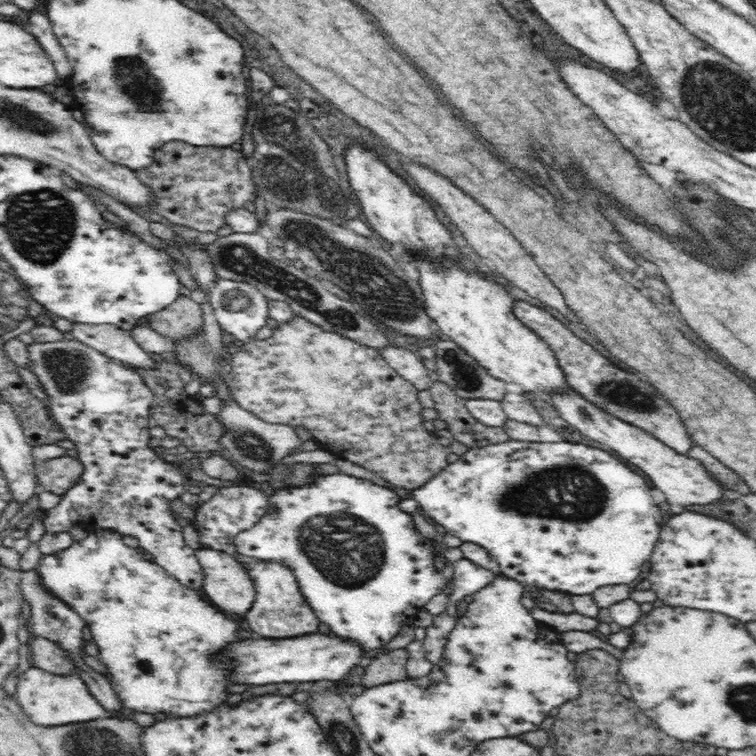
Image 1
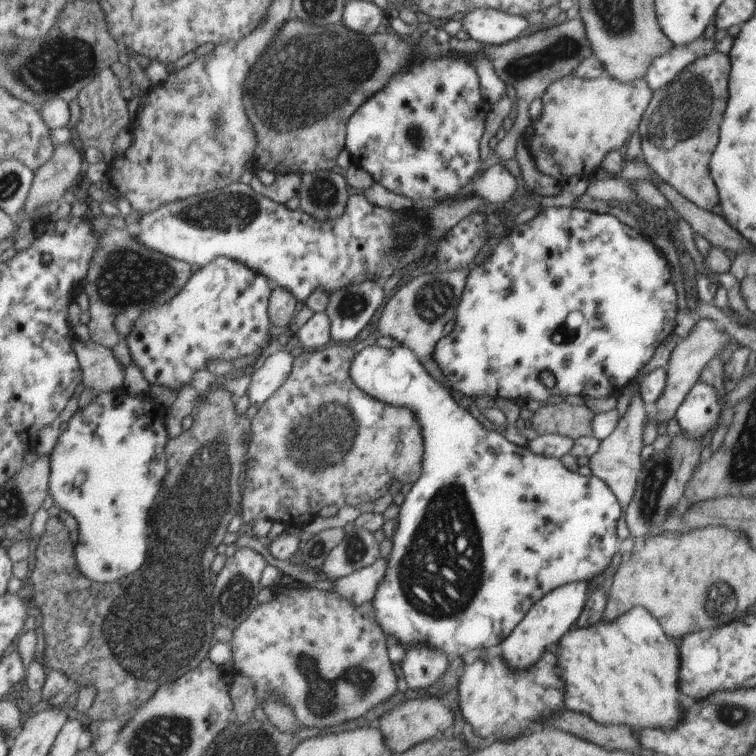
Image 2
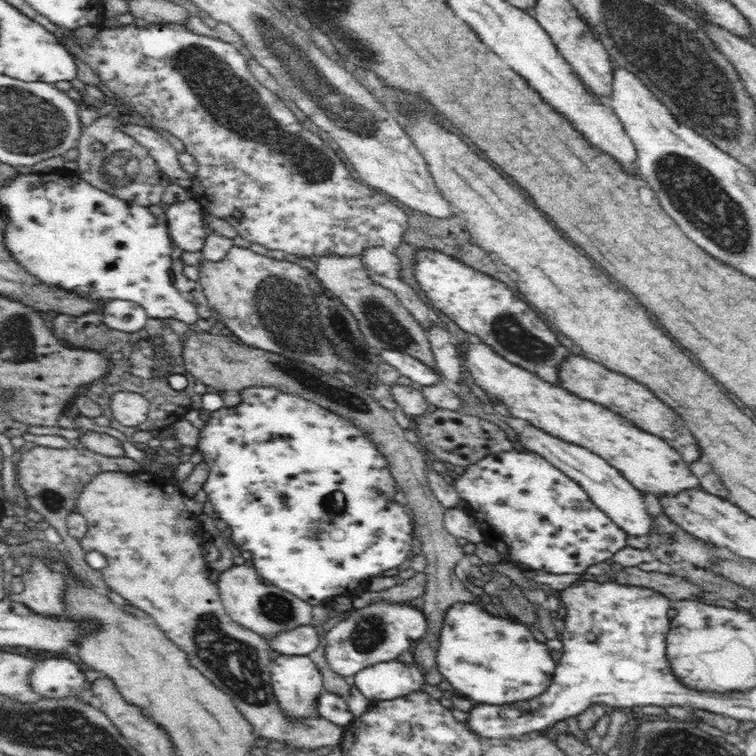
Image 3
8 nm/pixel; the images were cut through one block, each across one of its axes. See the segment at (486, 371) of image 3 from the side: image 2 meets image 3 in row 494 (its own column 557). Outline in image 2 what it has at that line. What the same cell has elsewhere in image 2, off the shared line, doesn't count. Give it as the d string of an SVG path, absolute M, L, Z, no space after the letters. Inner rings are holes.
M635 606L629 608L627 612L623 612L623 616L617 616L615 620L599 620L597 624L591 624L587 628L569 628L563 634L563 640L559 638L557 644L559 652L555 654L555 668L559 666L559 672L563 672L563 680L567 680L565 684L565 692L563 692L563 704L567 704L569 710L573 712L583 712L589 714L589 718L597 724L615 724L615 726L629 726L631 730L639 732L643 728L663 728L663 730L671 730L675 728L675 724L681 720L683 716L683 706L679 704L679 692L675 690L675 682L677 682L677 668L679 668L679 660L677 660L677 646L675 642L671 642L671 638L667 640L667 636L663 634L663 626L659 626L659 622L643 608L643 606Z

